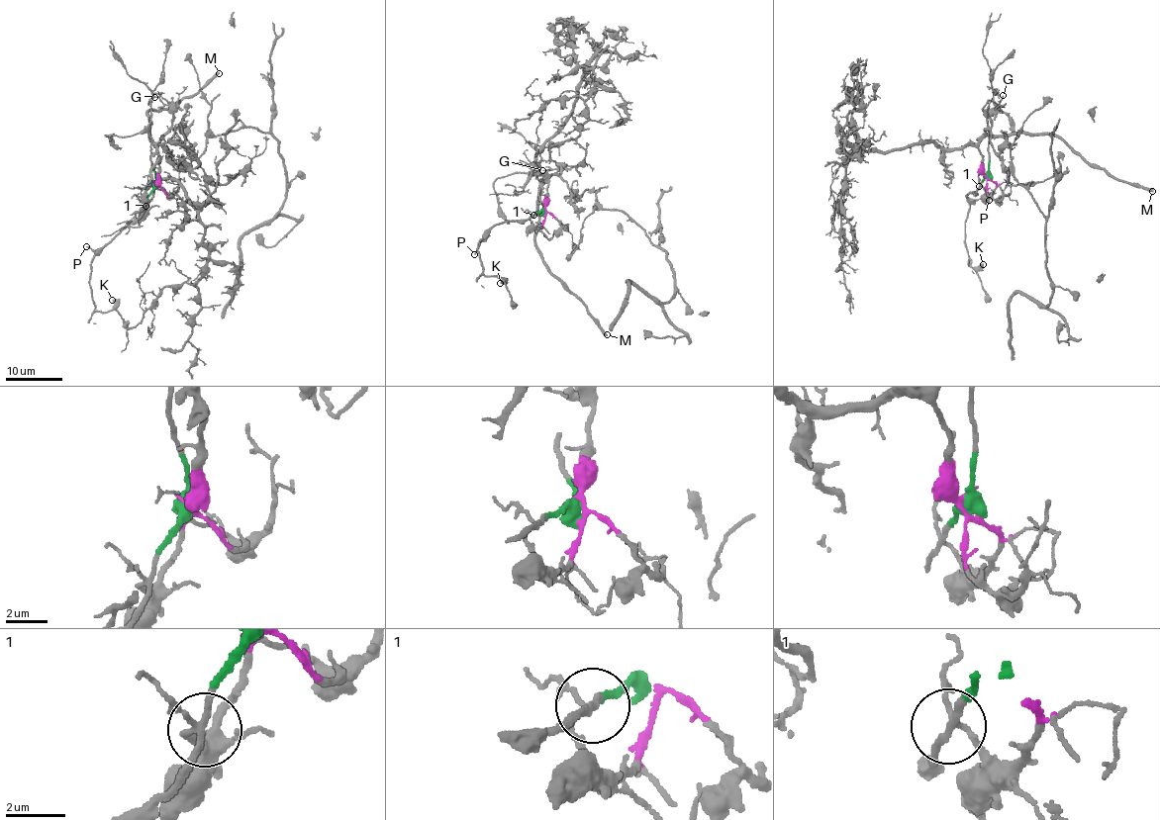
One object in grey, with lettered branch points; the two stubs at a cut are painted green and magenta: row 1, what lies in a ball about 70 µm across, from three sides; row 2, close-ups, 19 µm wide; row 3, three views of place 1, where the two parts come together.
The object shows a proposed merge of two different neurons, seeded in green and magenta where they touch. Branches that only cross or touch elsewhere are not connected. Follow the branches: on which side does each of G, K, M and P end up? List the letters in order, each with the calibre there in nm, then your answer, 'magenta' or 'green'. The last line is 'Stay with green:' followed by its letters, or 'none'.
G: calibre 120 nm; magenta
K: calibre 500 nm; green
M: calibre 420 nm; magenta
P: calibre 110 nm; green
Stay with green: K, P

